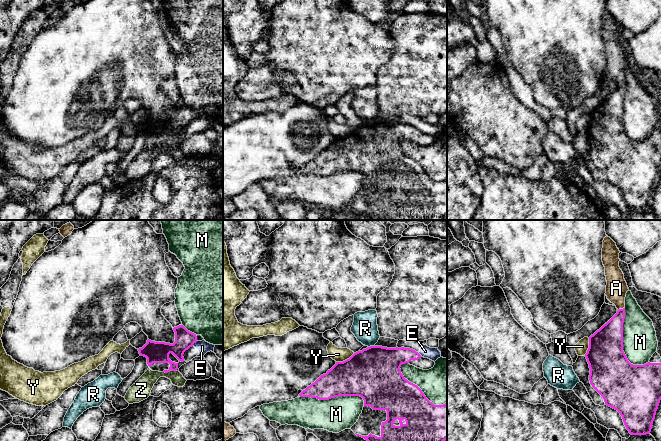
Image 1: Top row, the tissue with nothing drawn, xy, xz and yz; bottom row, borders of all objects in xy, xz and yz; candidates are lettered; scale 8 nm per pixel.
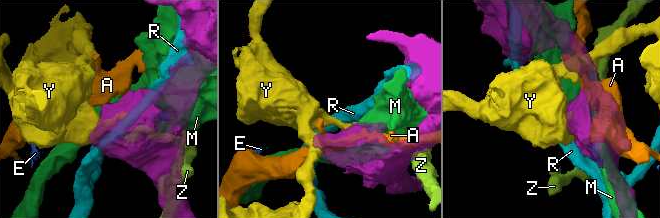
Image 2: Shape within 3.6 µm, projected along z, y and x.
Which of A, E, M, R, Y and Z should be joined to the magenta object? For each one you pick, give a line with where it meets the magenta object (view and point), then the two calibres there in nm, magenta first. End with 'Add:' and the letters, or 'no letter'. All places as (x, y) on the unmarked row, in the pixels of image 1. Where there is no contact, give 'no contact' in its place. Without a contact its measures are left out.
Add: no letter

